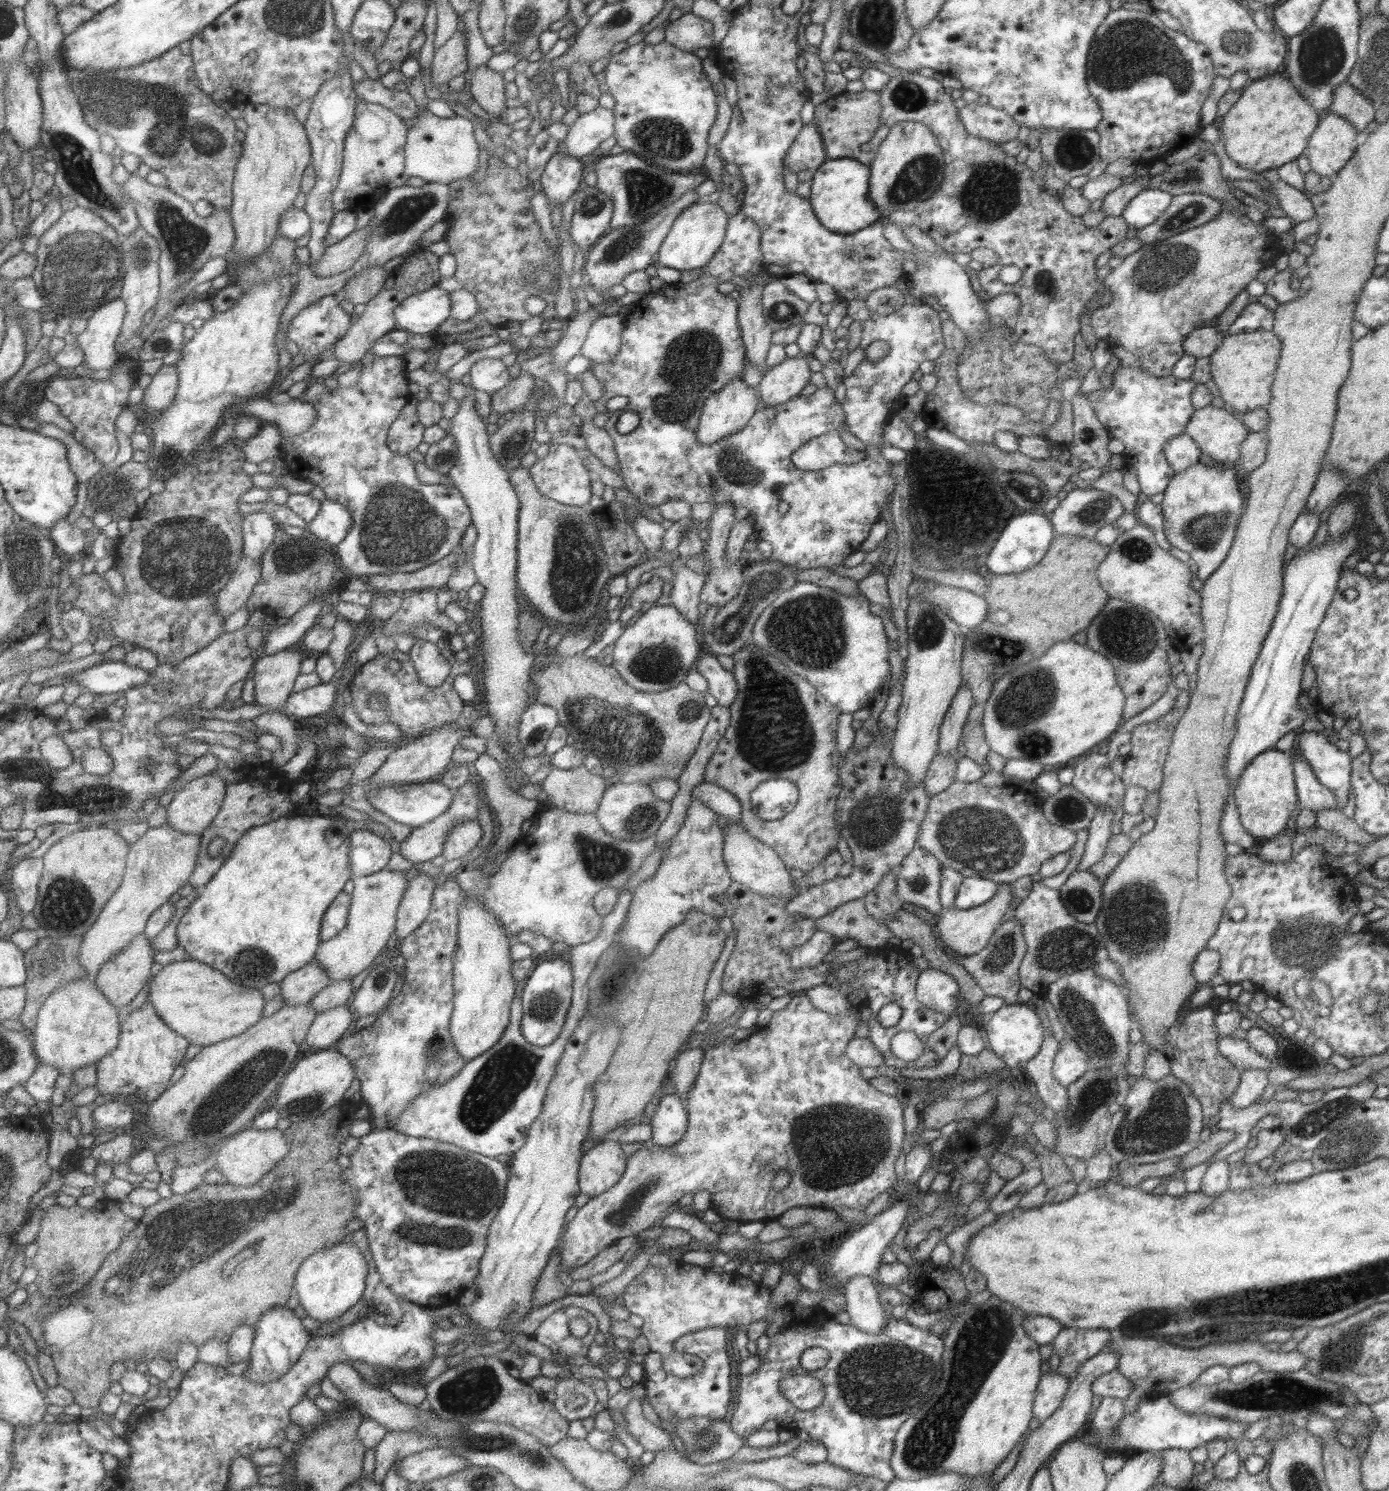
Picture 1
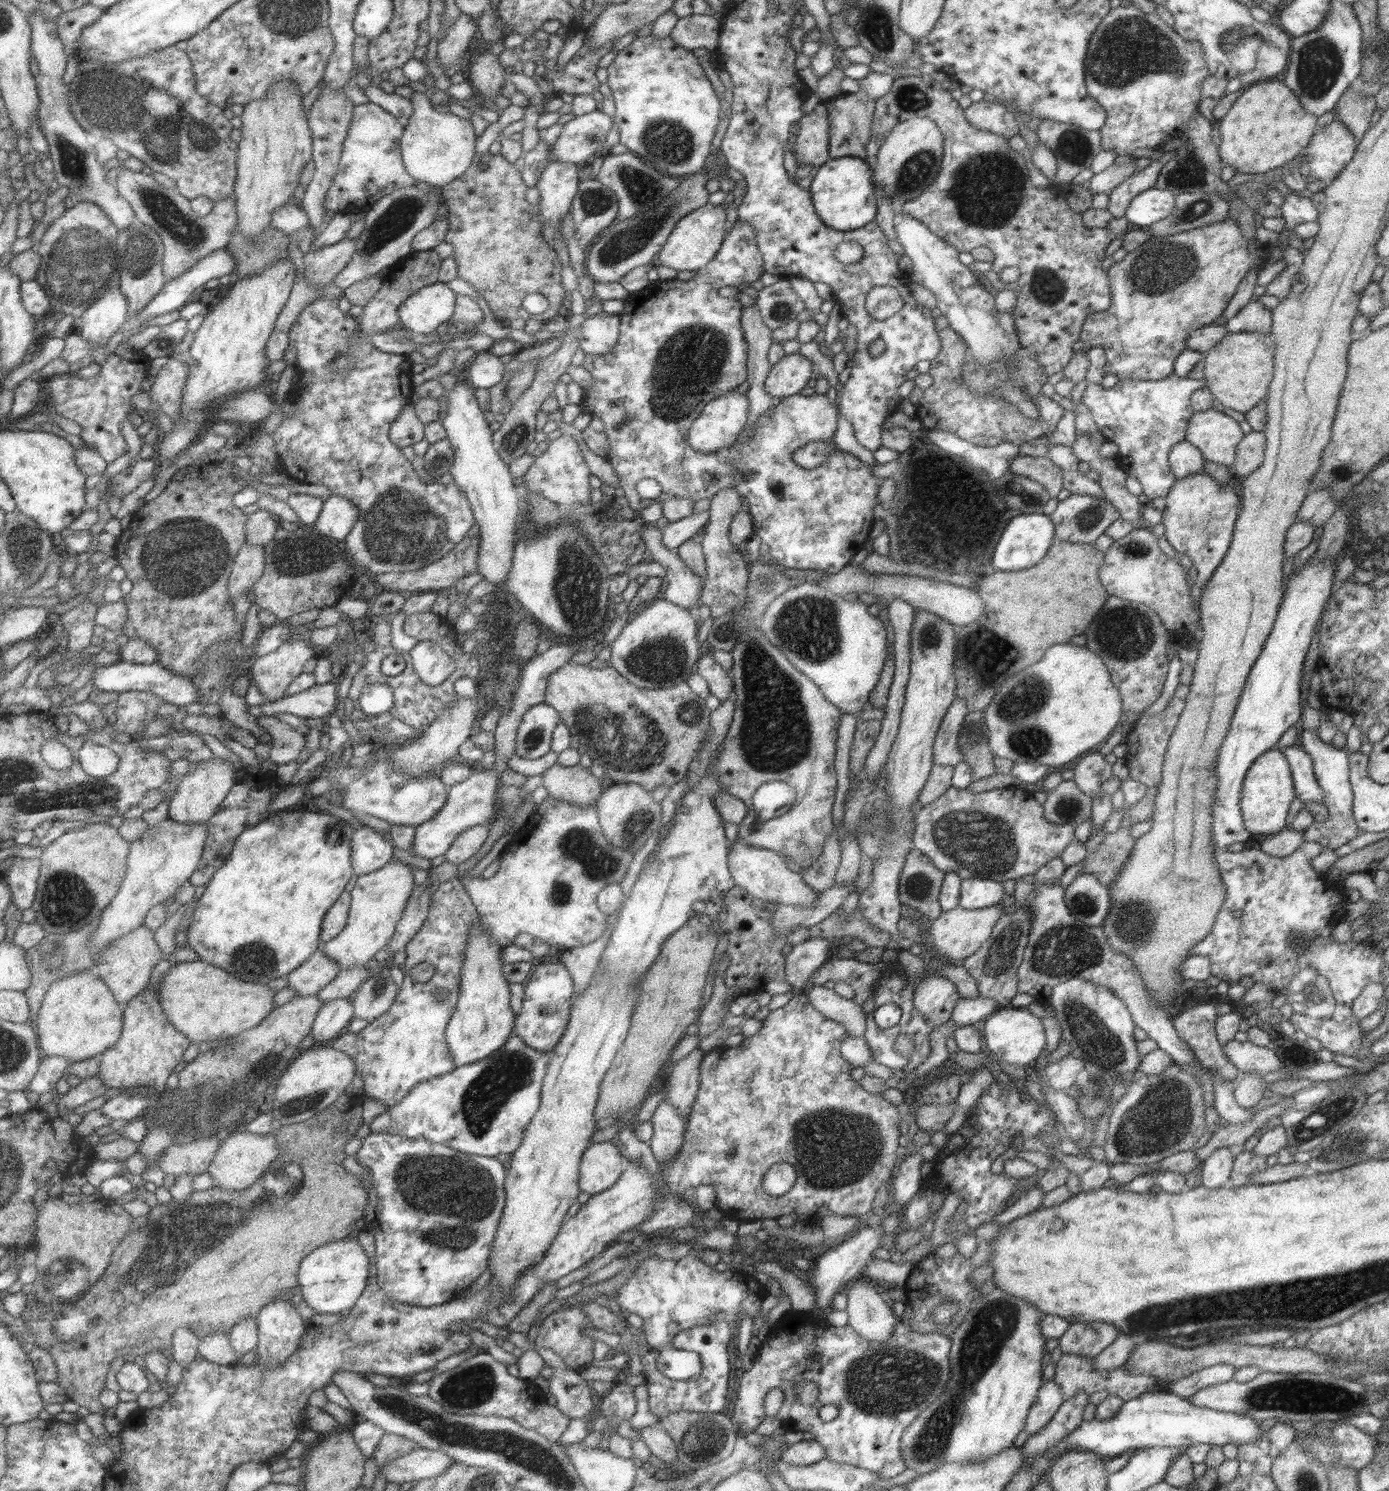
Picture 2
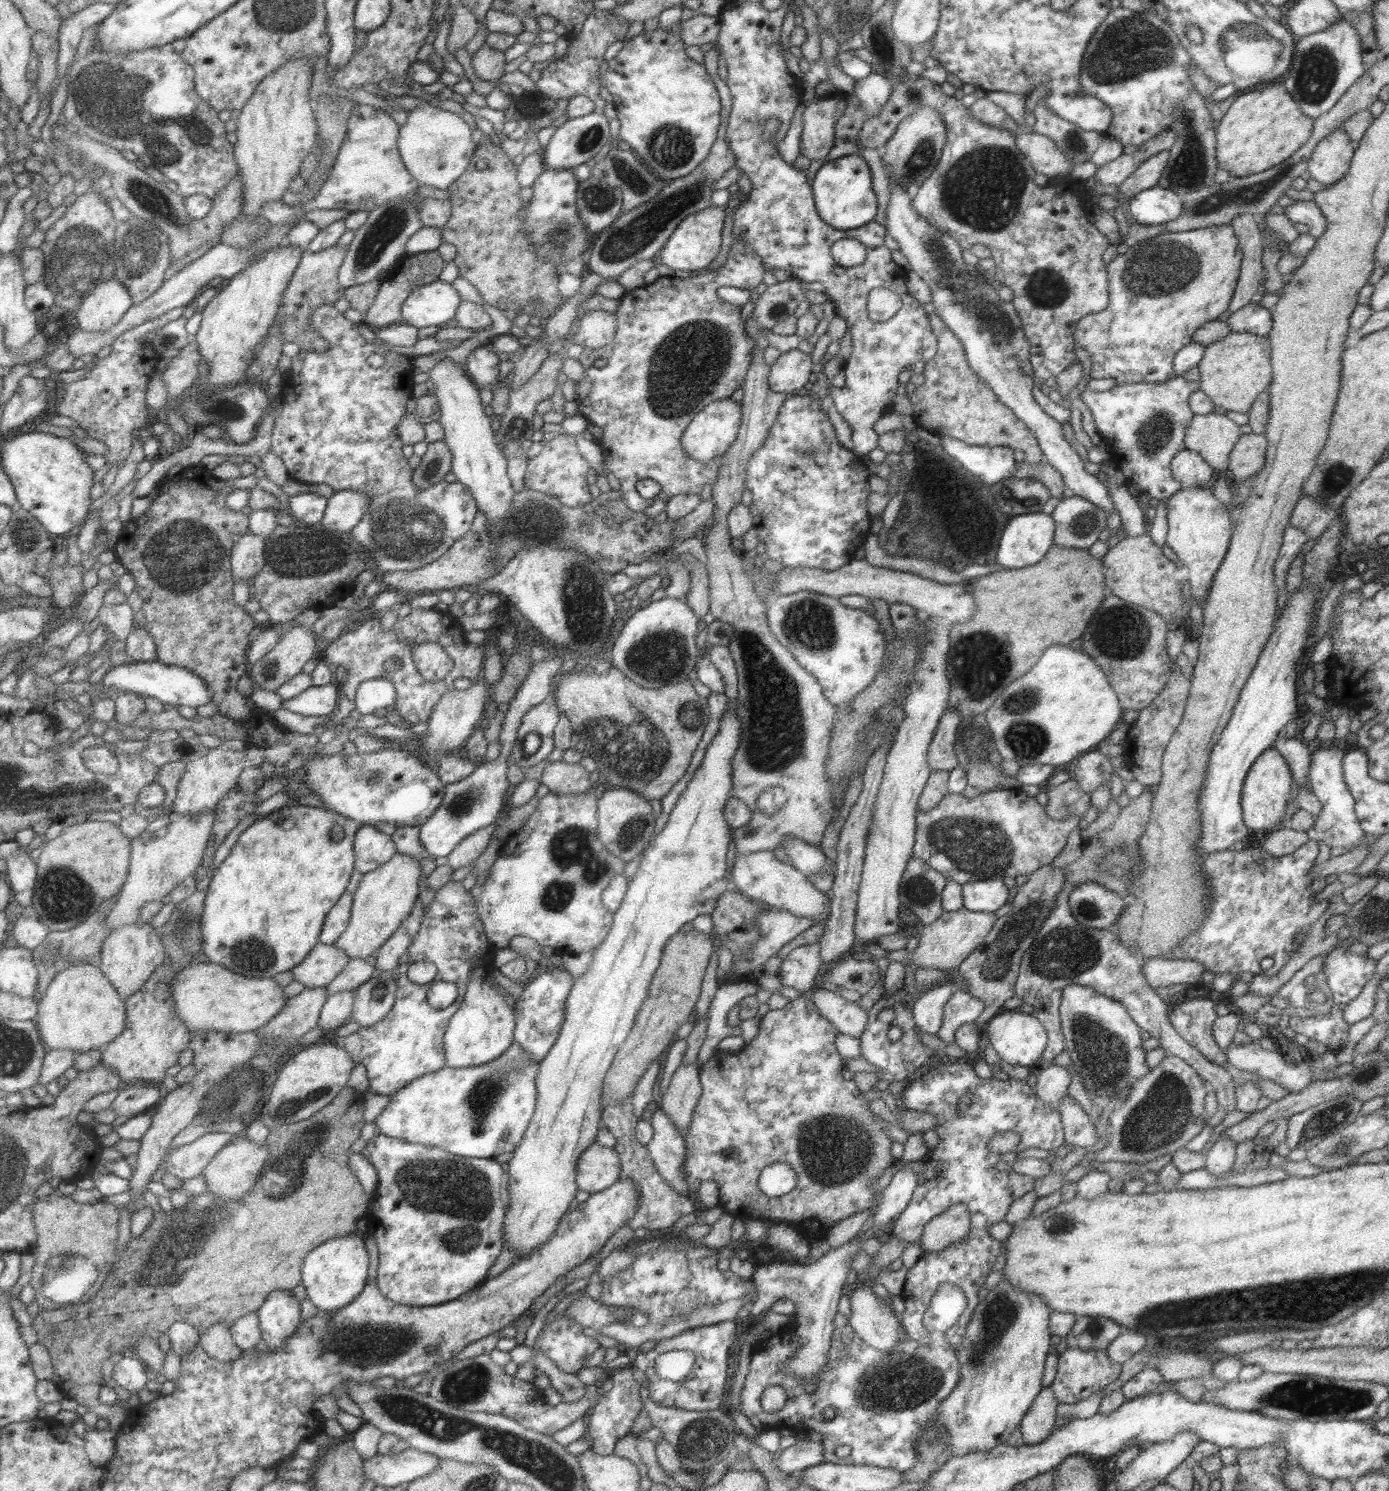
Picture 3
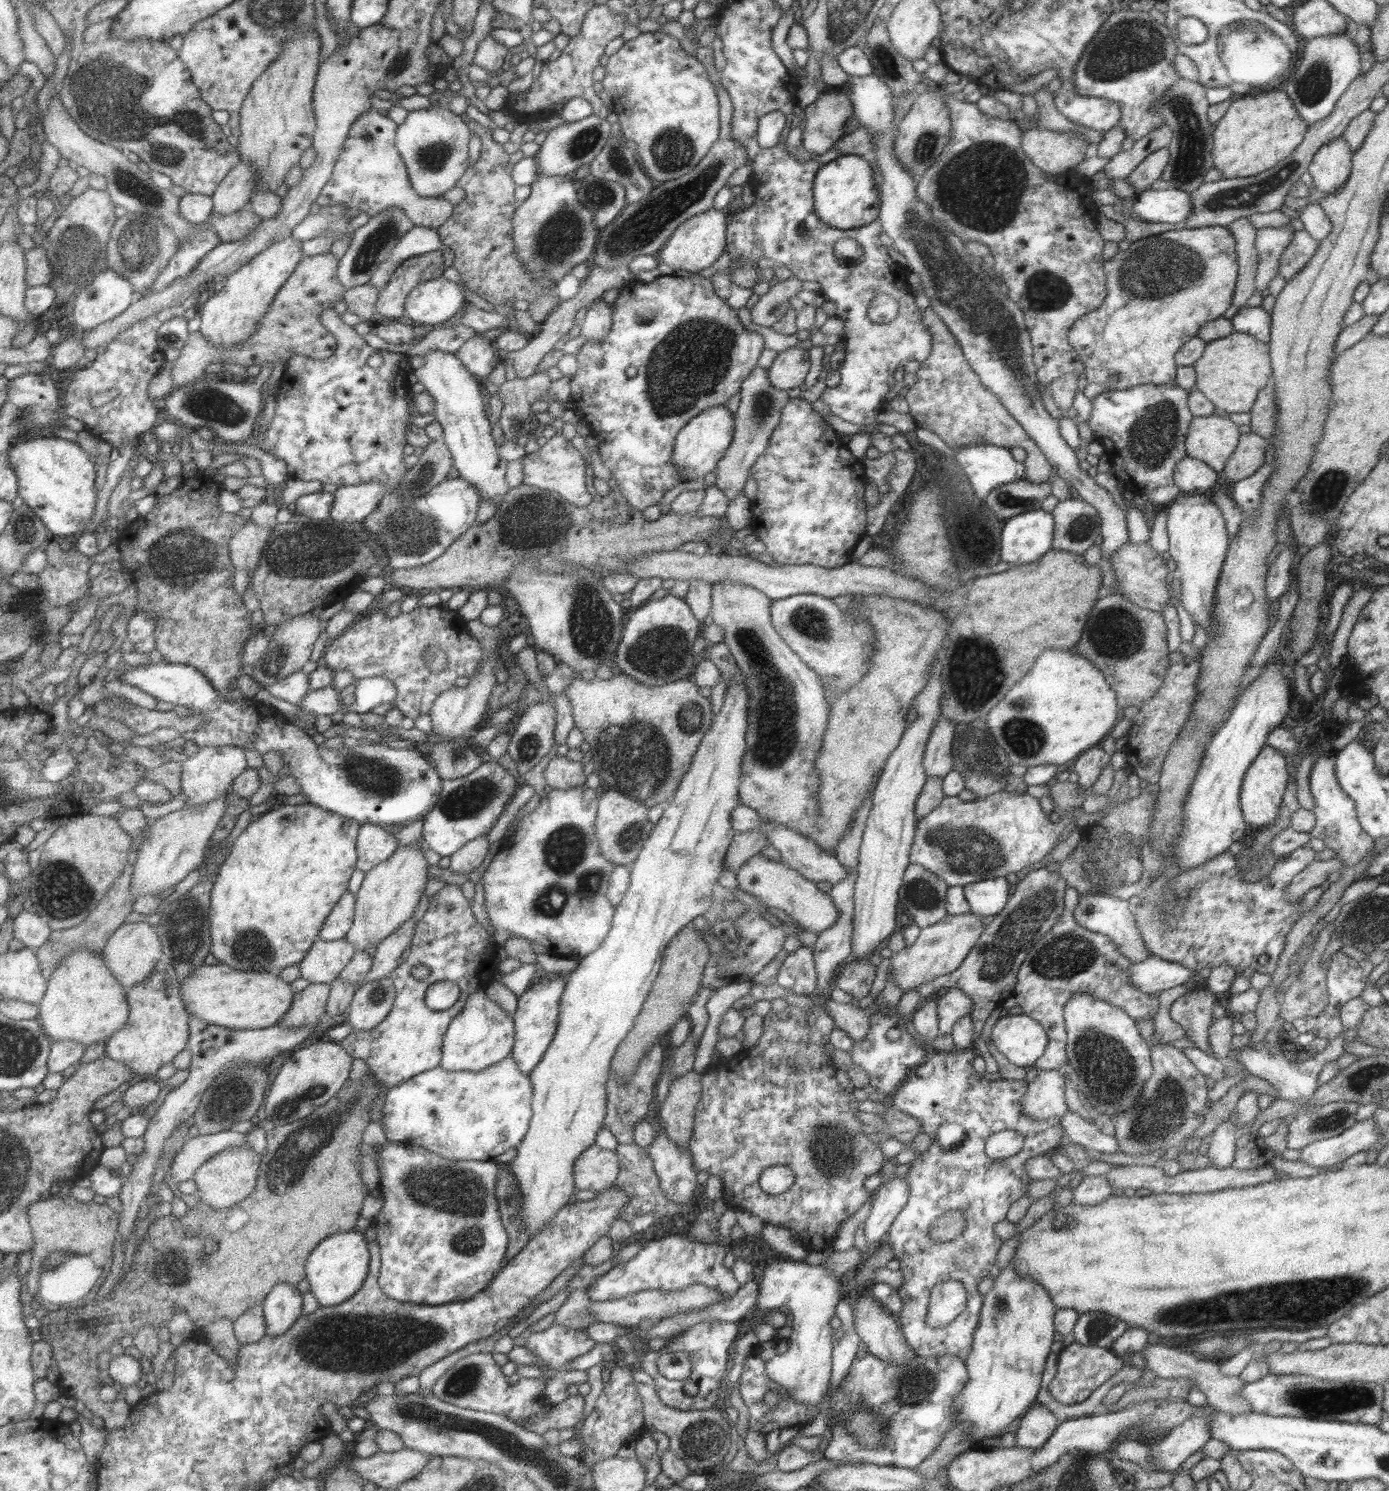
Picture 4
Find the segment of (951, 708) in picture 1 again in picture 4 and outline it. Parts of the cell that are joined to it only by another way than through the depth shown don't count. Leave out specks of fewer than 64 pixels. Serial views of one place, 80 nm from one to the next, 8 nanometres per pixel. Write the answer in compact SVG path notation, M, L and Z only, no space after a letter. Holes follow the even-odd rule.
M939 716L932 725L928 736L922 765L929 777L941 777L953 769L951 754L956 722Z

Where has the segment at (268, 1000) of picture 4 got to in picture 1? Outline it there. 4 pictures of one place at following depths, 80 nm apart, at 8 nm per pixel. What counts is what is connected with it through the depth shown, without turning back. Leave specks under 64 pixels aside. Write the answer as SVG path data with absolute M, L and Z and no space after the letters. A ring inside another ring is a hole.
M191 958L174 961L163 966L150 982L147 1002L153 1003L159 1017L165 1020L175 1032L187 1037L191 1044L200 1047L211 1046L211 1044L217 1044L222 1040L245 1033L263 1018L263 1012L267 1006L267 998L262 990L245 988L241 984L235 984L235 981L231 980L226 973Z

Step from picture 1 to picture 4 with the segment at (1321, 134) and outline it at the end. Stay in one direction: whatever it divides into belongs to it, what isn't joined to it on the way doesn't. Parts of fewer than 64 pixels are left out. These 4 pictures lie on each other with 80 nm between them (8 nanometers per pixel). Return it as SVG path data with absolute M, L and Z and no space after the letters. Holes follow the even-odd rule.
M1342 136L1328 140L1317 149L1317 152L1315 152L1313 158L1310 160L1306 172L1308 172L1313 179L1313 185L1318 194L1321 192L1331 194L1331 192L1343 188L1343 184L1347 182L1347 177L1352 167L1351 159L1351 149Z

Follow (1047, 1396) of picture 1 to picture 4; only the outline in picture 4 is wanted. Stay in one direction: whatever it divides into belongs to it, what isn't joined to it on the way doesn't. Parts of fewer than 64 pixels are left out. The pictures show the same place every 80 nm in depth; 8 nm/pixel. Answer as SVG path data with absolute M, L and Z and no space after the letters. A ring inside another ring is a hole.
M1035 1400L1031 1408L1019 1419L1016 1431L1016 1445L1026 1449L1041 1446L1055 1431L1058 1421L1045 1406Z

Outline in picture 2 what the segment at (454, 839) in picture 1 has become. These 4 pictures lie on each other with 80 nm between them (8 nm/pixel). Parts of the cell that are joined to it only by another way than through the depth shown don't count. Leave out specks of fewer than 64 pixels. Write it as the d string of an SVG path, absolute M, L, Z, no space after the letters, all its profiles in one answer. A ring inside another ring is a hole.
M489 824L477 825L462 832L446 852L446 861L458 866L467 862L473 855L481 855L482 846L486 843L489 835Z

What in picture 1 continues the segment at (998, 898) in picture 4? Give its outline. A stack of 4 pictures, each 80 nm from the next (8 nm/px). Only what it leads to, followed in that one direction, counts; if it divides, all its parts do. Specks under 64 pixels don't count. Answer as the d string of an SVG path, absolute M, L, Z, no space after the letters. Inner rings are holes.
M975 876L963 878L952 909L968 910L985 904L997 894L999 885L991 880Z

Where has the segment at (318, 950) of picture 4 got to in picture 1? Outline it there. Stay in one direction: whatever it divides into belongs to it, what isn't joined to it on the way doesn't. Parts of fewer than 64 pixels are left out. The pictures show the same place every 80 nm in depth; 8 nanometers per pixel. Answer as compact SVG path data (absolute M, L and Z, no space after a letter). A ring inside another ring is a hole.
M317 960L305 968L292 972L281 981L283 999L287 1006L307 1005L311 1003L324 988L332 982L326 968Z

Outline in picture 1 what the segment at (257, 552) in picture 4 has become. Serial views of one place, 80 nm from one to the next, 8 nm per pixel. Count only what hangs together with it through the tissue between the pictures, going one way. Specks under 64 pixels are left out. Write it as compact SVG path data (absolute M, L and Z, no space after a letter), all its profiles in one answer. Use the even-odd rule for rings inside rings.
M248 556L242 557L230 582L218 594L218 611L222 612L224 618L229 618L243 606L247 608L248 600L261 580L261 573L261 561L253 560Z

